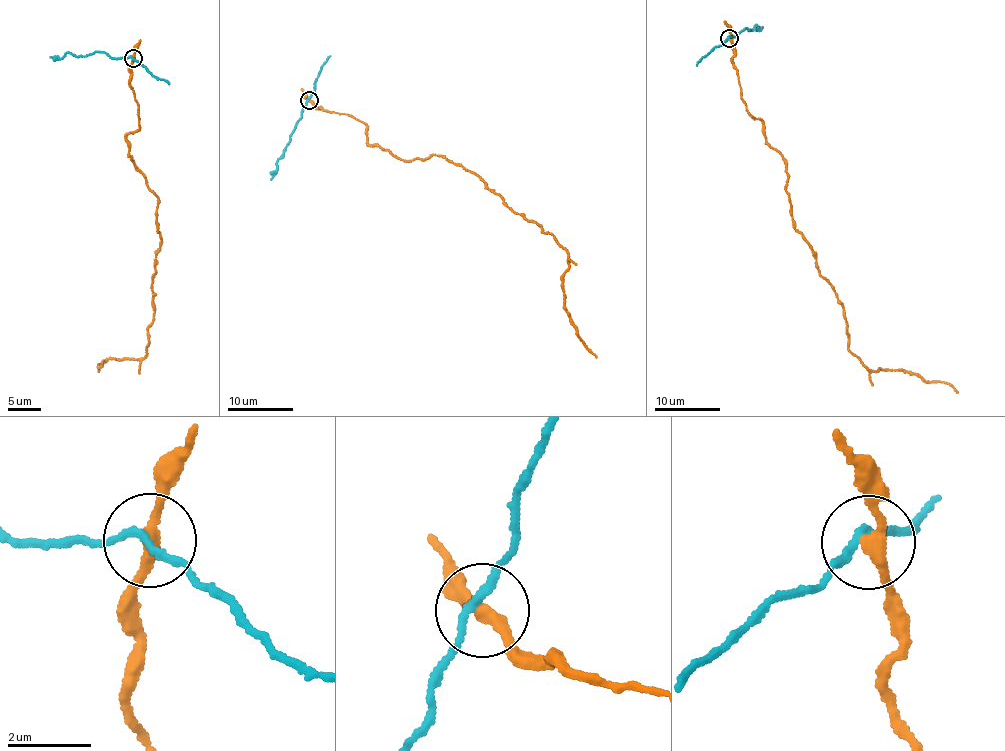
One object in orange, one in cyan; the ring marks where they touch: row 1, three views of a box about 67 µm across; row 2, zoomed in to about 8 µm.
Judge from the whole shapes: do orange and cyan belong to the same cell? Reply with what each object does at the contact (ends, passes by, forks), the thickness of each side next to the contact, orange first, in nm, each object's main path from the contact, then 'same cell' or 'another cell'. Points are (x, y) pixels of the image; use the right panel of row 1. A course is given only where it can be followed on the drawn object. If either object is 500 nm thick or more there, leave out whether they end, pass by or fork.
orange passes by | cyan passes by | 280/160 nm | orange via (729, 38), (741, 99), (783, 158), (792, 225), (844, 309), (849, 351), (869, 369), (904, 369), (958, 393) | cyan via (729, 38), (745, 29), (751, 30), (756, 25), (758, 30), (763, 26) | another cell

